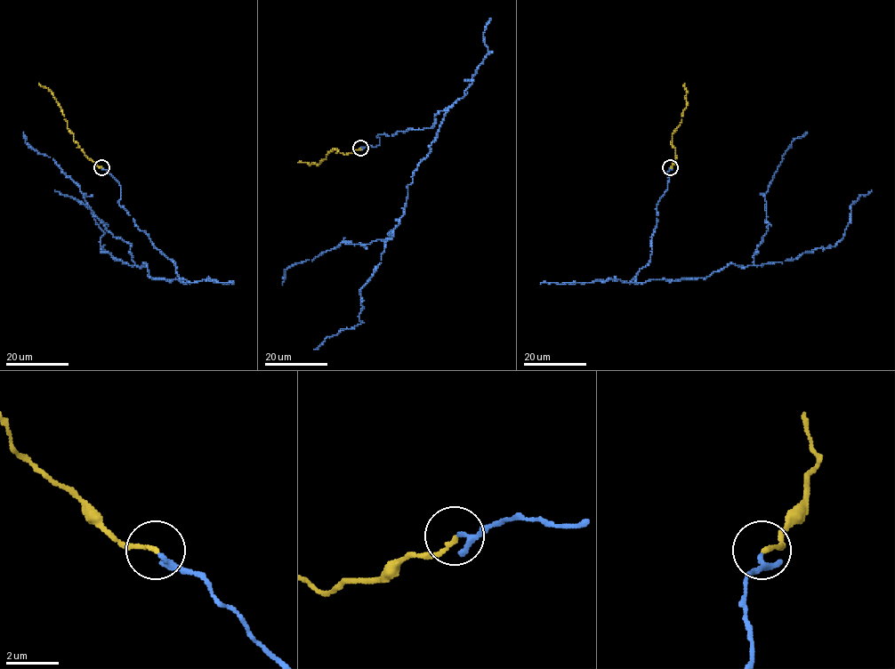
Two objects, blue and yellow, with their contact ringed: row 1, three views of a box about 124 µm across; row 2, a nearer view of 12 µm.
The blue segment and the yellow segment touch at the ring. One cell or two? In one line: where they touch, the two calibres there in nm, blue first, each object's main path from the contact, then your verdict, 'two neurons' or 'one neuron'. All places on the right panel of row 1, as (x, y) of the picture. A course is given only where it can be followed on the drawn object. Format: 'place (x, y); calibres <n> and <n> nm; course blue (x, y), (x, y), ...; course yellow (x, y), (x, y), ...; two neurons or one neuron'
place (670, 167); calibres 220 and 160 nm; course blue (670, 167), (649, 260), (632, 282), (753, 264), (767, 229), (764, 194), (807, 132); course yellow (670, 167), (676, 157), (672, 144), (673, 133), (681, 121), (687, 106), (684, 83); one neuron

